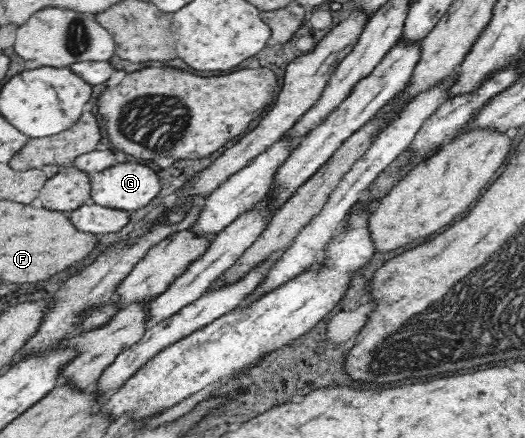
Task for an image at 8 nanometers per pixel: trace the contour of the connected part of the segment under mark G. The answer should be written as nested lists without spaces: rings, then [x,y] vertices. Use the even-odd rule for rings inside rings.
[[[125,161],[117,163],[101,173],[89,175],[91,202],[109,209],[132,212],[151,203],[161,189],[159,176],[143,163]]]

